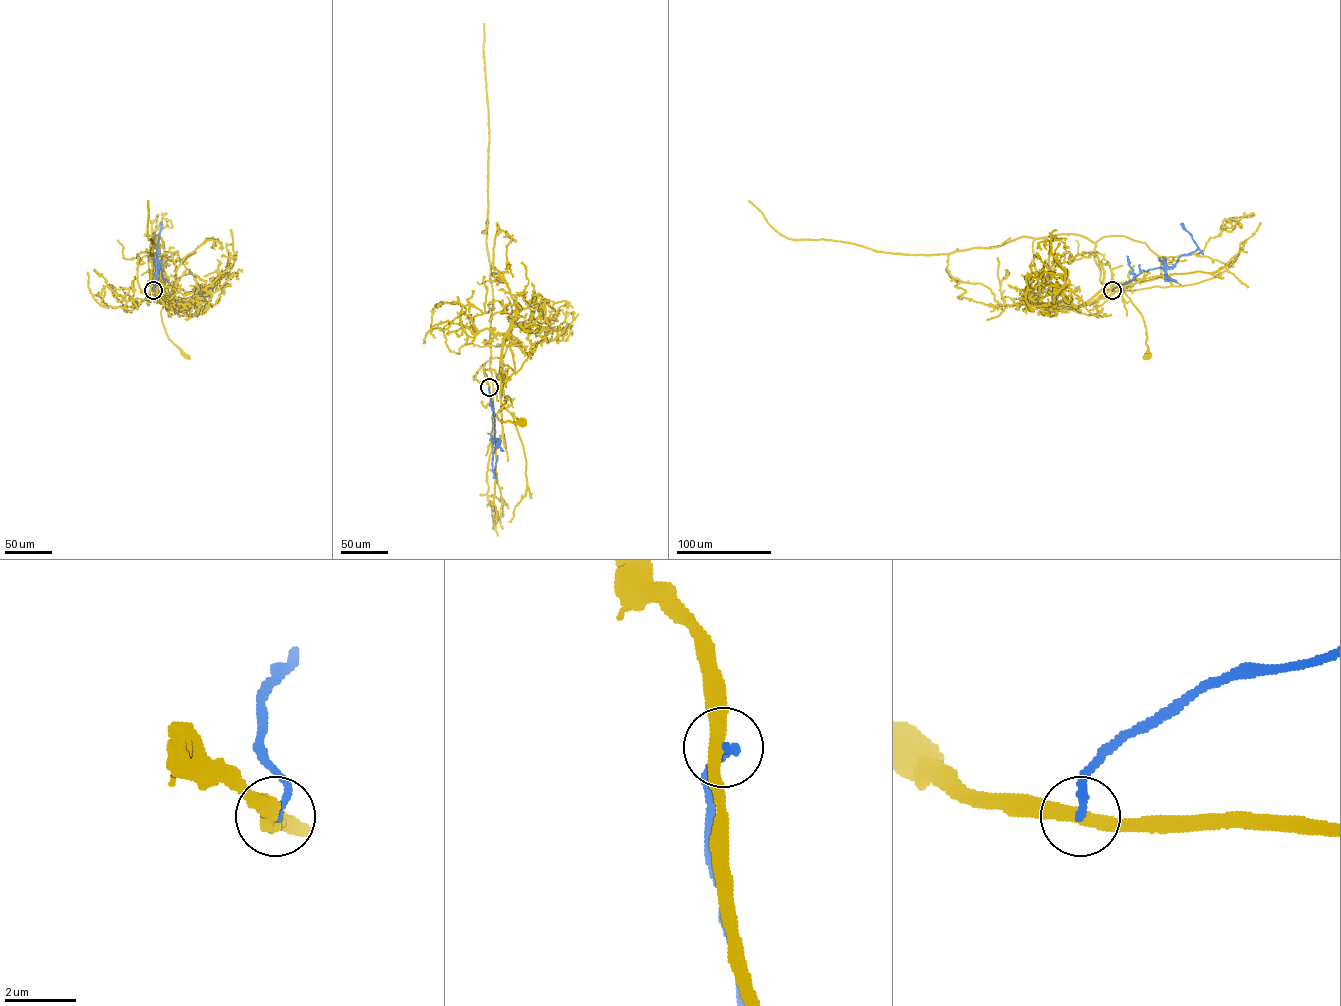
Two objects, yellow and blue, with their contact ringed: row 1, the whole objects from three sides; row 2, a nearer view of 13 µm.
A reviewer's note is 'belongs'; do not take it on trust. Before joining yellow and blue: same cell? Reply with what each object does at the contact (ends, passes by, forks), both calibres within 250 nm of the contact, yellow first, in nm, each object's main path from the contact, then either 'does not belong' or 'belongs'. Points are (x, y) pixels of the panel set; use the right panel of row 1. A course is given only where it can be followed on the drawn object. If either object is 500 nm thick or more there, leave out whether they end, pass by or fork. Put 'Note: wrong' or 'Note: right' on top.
Note: wrong
yellow passes by | blue ends | 400/200 nm | yellow via (1112, 291), (1099, 280), (1095, 247), (1103, 286), (1081, 305), (1120, 289), (1143, 318), (1147, 356) | blue via (1112, 291), (1131, 281), (1142, 270), (1172, 268), (1180, 256), (1194, 251), (1197, 245), (1180, 223) | does not belong

